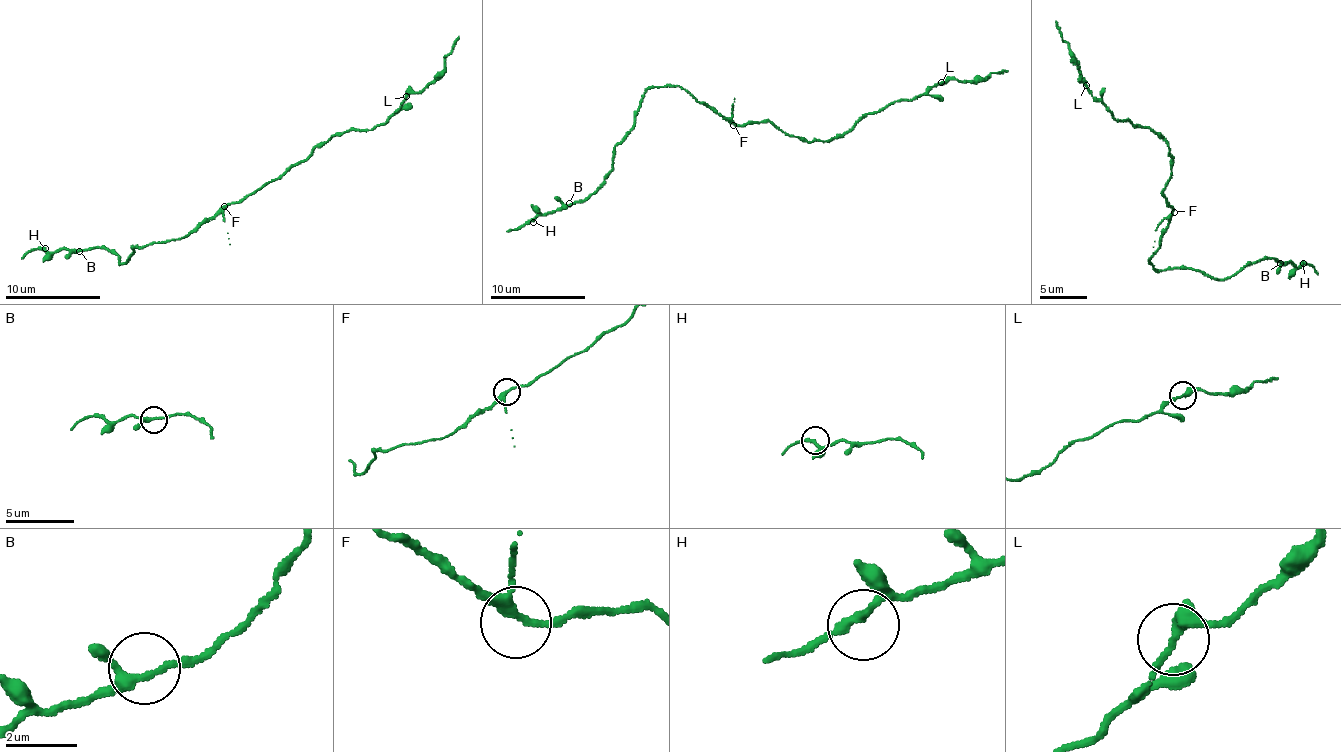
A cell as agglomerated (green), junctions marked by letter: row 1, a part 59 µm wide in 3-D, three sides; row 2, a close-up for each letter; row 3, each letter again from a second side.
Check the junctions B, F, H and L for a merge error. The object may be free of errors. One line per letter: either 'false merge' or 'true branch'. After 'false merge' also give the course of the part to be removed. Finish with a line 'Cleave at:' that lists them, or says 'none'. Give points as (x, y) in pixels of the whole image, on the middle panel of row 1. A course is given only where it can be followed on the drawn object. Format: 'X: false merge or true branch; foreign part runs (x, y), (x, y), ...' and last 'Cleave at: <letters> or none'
B: true branch
F: true branch
H: true branch
L: true branch
Cleave at: none

